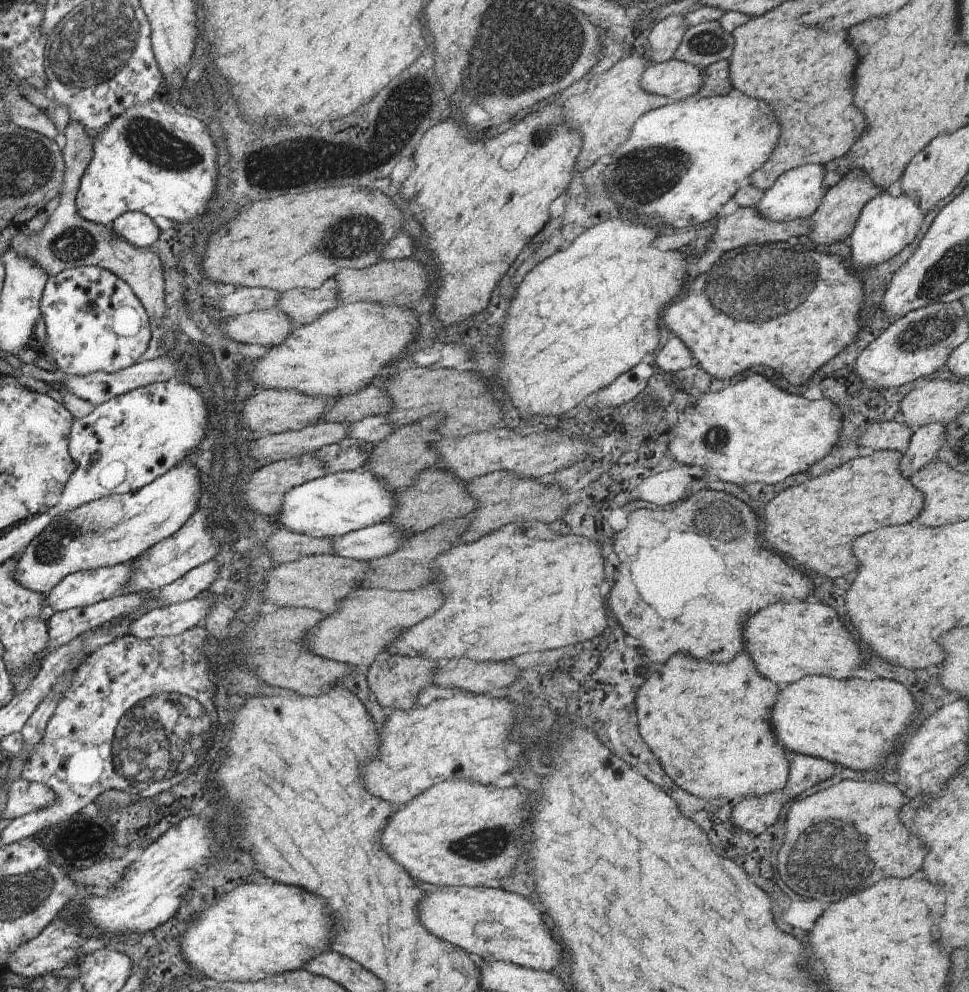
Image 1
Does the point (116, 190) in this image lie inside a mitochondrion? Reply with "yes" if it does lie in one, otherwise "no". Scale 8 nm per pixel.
no

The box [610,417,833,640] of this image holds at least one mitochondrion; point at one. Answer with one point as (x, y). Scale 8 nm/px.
(723, 521)

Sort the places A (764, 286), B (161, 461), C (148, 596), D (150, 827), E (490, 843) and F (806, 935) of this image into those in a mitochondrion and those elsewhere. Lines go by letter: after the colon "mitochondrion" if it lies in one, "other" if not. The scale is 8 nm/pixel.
A: mitochondrion
B: other
C: other
D: other
E: mitochondrion
F: other

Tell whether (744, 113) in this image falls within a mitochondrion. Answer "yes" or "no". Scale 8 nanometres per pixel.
no

